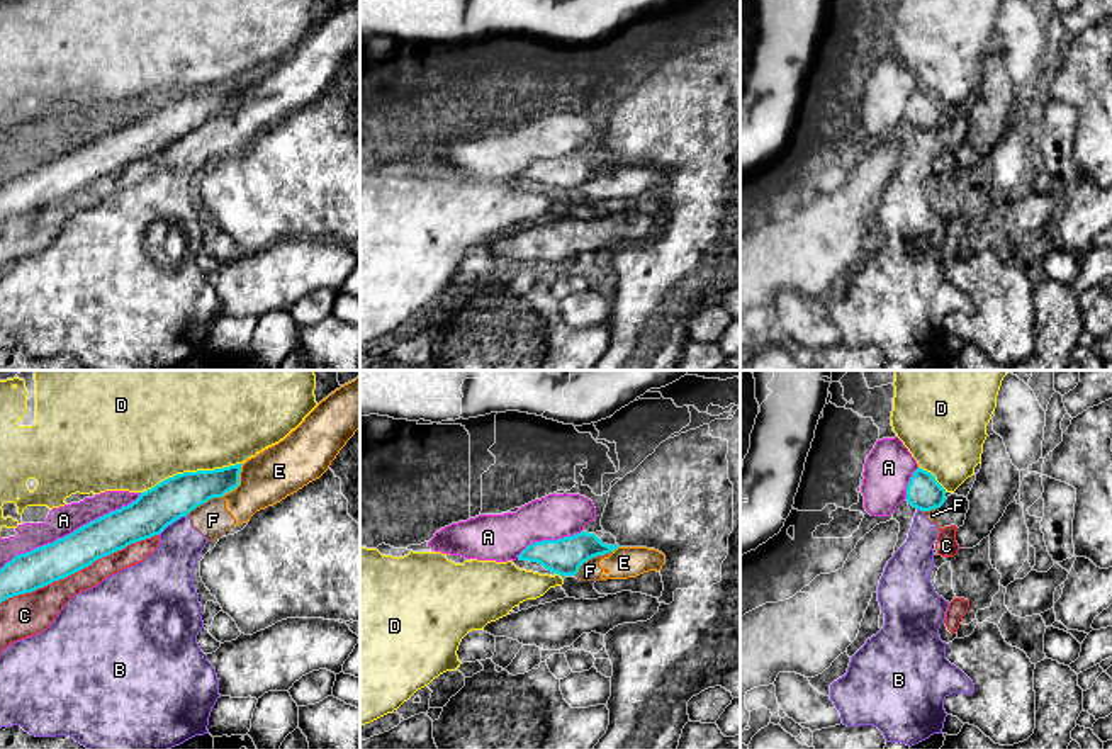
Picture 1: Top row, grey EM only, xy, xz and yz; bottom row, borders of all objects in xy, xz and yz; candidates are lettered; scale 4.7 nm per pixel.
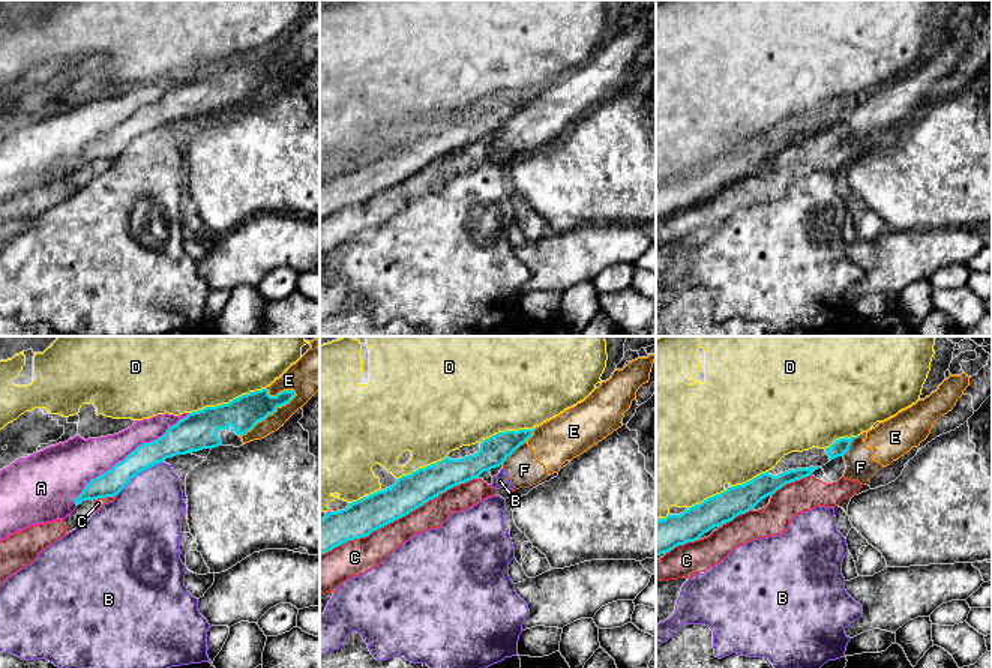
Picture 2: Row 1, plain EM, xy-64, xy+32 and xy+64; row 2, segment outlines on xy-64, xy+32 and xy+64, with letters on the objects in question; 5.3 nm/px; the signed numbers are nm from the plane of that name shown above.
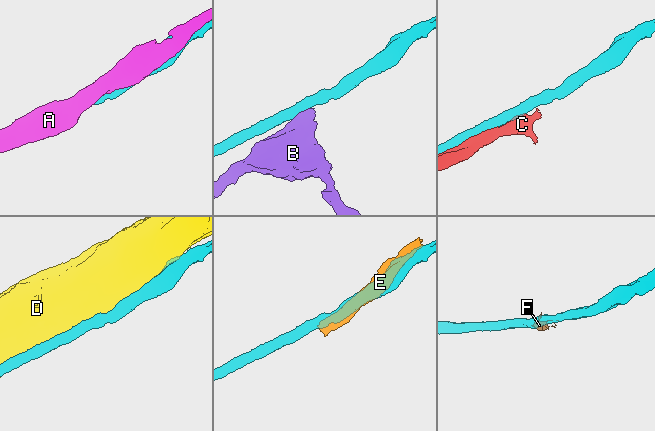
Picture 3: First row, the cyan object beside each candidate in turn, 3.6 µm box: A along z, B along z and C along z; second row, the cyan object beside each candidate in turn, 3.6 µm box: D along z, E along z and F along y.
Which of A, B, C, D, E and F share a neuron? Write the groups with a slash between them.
A / B E F / C / D

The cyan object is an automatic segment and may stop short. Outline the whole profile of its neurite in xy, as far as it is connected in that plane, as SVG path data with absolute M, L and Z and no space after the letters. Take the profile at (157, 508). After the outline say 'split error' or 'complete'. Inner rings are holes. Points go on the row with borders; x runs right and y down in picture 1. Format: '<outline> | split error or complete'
M241 465L177 474L141 493L131 504L53 543L15 555L0 569L0 603L65 579L131 543L160 535L197 506L236 489Z | complete

